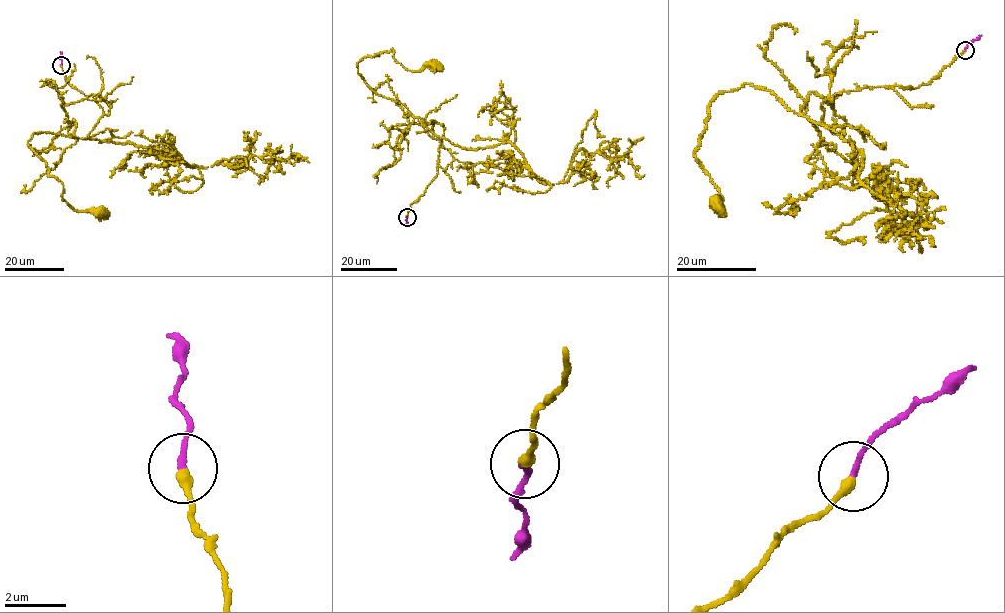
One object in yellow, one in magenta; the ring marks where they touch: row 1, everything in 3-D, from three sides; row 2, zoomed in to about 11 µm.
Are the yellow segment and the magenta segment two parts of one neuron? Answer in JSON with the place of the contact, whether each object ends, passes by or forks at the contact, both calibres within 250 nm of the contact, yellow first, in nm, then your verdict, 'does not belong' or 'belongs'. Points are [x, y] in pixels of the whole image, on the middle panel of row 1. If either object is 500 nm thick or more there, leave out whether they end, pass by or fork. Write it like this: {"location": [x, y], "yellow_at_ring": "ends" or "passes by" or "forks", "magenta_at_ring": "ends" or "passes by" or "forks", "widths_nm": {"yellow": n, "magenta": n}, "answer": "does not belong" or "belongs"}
{"location": [407, 217], "yellow_at_ring": "ends", "magenta_at_ring": "ends", "widths_nm": {"yellow": 320, "magenta": 170}, "answer": "belongs"}

